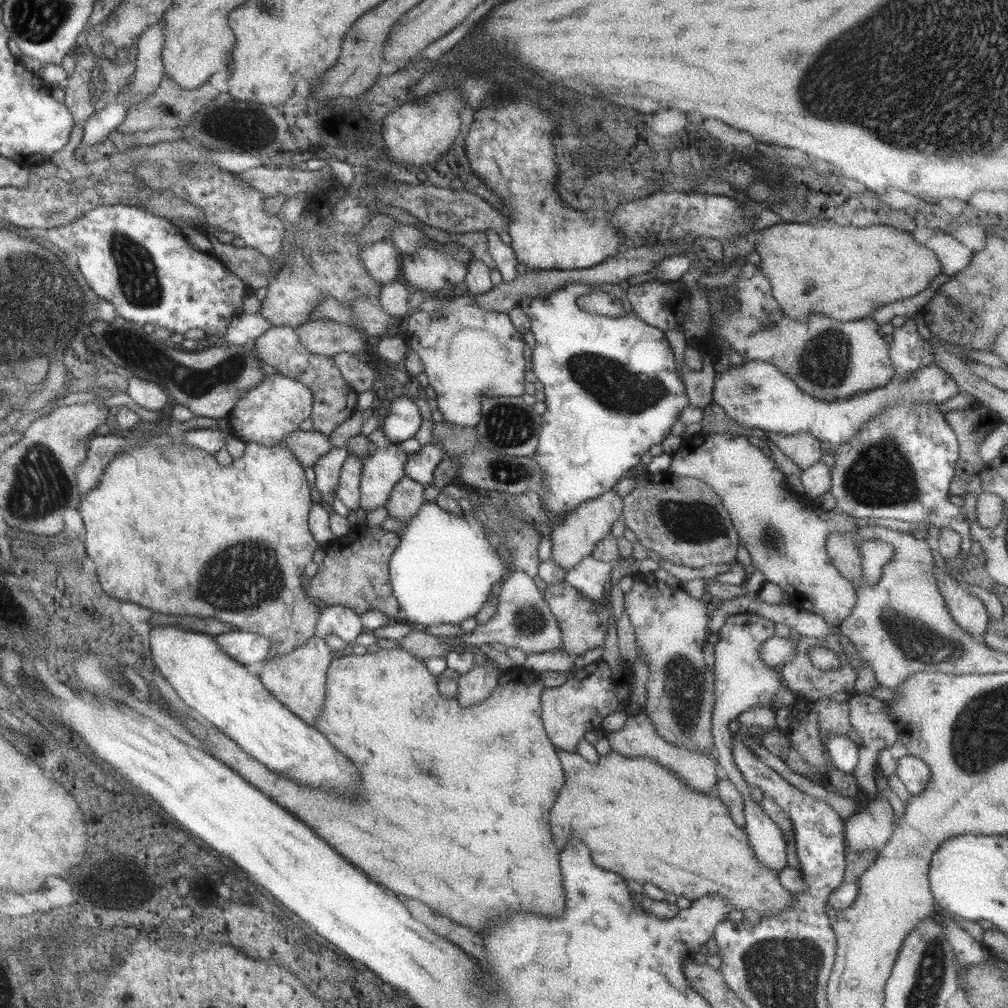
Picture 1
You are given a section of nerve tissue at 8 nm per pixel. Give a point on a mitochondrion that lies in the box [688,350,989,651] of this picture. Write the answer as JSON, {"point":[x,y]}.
{"point":[882,475]}

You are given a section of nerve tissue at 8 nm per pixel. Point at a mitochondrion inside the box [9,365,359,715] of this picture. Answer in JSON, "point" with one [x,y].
{"point":[221,585]}

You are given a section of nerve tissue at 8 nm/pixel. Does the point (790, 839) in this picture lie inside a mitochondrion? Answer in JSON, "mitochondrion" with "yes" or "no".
{"mitochondrion":"no"}

